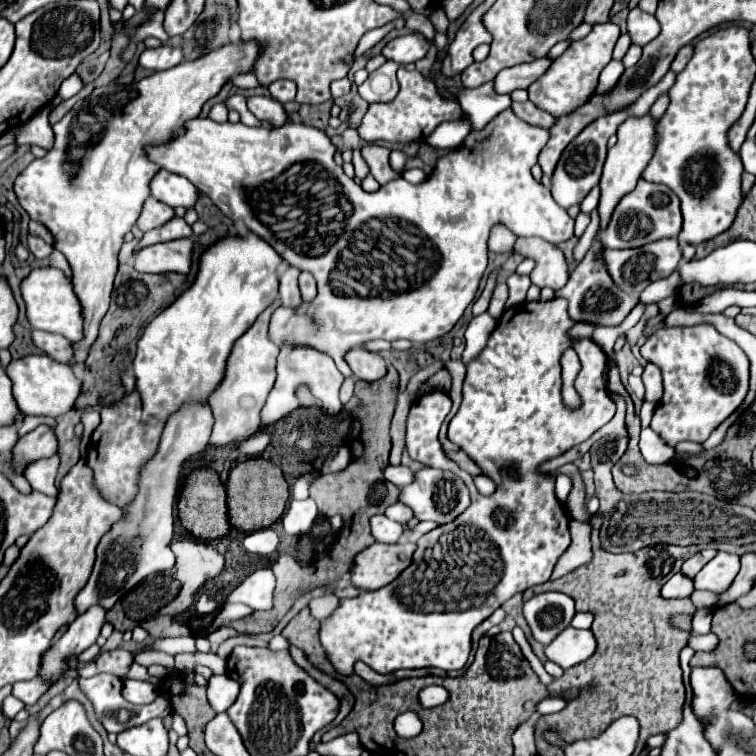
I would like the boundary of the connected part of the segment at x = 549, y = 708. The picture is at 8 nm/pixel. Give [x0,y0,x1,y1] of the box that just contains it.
[537,698,567,714]

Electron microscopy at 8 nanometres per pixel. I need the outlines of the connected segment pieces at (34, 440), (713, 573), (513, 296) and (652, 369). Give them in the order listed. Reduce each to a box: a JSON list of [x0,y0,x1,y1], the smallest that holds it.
[[13,424,57,470],[693,552,739,594],[507,274,531,306],[643,364,663,402]]

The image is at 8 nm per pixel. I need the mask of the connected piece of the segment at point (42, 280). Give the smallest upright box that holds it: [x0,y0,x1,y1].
[21,266,85,342]

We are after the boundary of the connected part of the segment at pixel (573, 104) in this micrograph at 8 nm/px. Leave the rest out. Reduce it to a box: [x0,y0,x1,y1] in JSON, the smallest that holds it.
[529,22,621,118]

